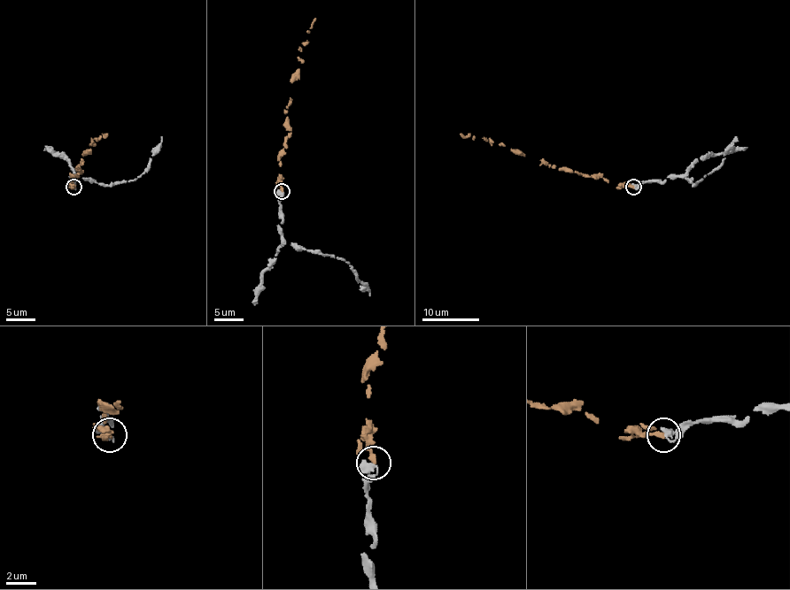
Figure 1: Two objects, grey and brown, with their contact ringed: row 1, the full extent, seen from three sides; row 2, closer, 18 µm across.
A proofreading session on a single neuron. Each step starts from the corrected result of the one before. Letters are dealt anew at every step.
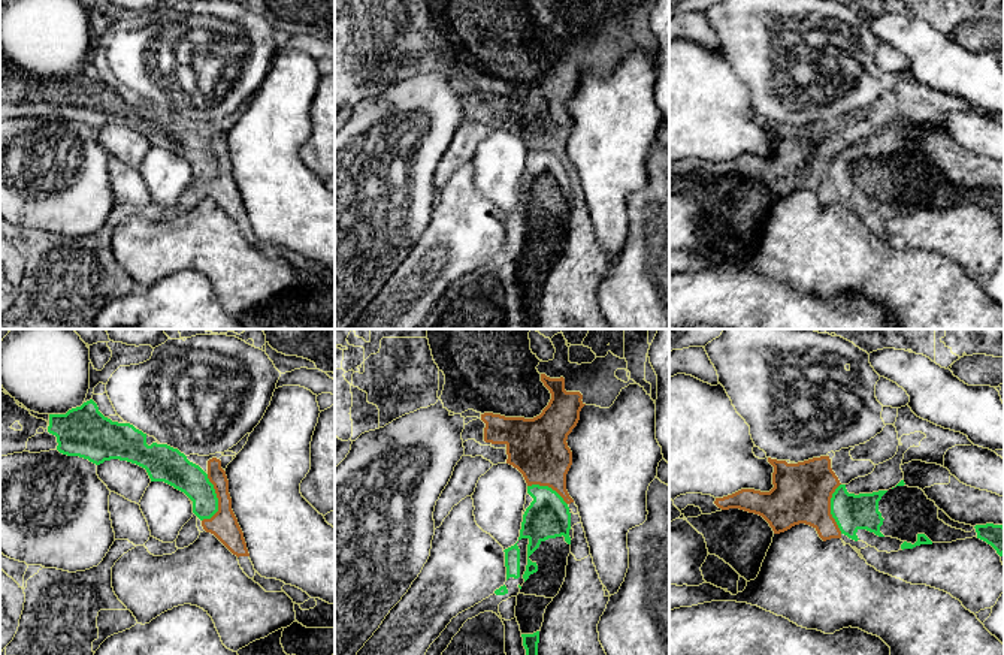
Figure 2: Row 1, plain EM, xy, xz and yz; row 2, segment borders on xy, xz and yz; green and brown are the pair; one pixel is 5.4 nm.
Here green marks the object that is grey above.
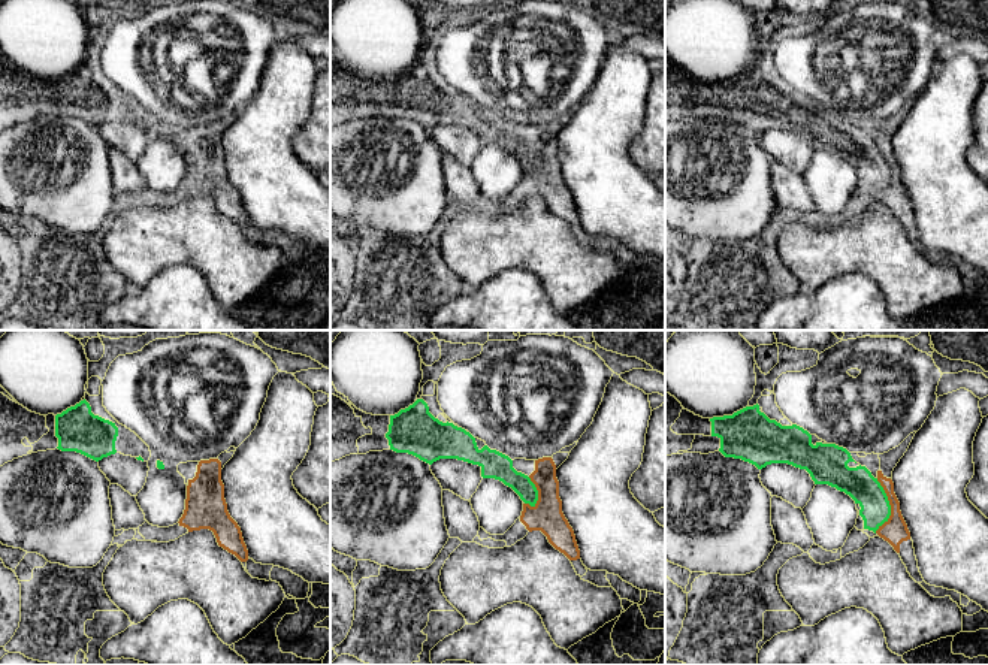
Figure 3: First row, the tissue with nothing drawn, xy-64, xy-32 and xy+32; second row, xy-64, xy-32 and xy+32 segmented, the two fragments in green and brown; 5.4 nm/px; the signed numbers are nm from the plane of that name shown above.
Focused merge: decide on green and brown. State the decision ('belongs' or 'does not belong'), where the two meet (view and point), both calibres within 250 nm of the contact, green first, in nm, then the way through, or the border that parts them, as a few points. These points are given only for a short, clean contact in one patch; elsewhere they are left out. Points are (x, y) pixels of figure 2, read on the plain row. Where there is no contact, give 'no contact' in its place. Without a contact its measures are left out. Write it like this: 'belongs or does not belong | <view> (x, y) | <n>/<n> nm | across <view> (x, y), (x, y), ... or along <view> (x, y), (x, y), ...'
belongs | xy (217, 165) | 160/150 nm | across xy (180, 138), (217, 165), (217, 183), (223, 189)

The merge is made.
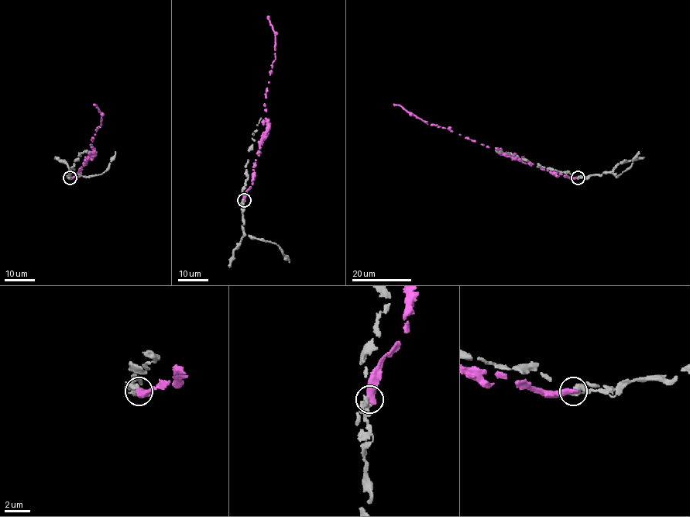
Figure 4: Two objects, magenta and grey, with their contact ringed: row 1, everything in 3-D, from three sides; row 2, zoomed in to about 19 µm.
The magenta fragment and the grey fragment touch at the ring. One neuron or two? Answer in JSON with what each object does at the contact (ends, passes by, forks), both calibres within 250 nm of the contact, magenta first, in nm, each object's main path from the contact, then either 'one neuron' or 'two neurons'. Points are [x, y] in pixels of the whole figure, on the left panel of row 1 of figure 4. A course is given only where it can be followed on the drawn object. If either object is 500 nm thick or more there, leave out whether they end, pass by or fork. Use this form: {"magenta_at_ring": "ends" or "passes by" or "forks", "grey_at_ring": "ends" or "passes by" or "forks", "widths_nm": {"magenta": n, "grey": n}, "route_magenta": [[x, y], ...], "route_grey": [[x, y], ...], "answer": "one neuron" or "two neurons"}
{"widths_nm": {"magenta": 550, "grey": 320}, "route_magenta": [[70, 177], [78, 175], [78, 170], [94, 154], [92, 139], [101, 125], [101, 113], [94, 105]], "route_grey": [[70, 178], [69, 172], [86, 177], [101, 174], [109, 166], [115, 151]], "answer": "two neurons"}

